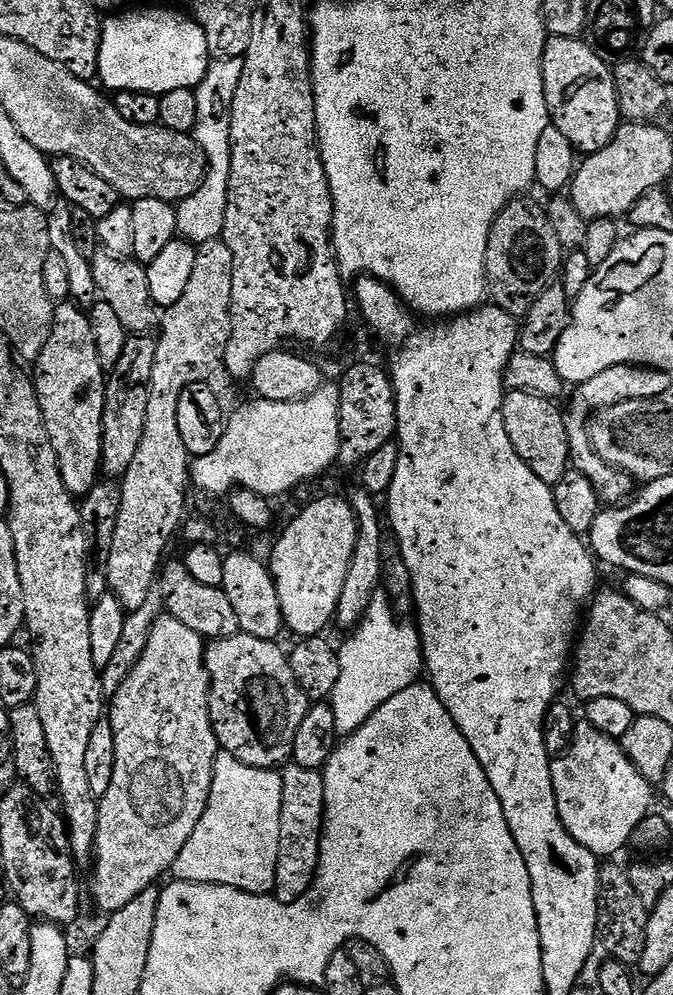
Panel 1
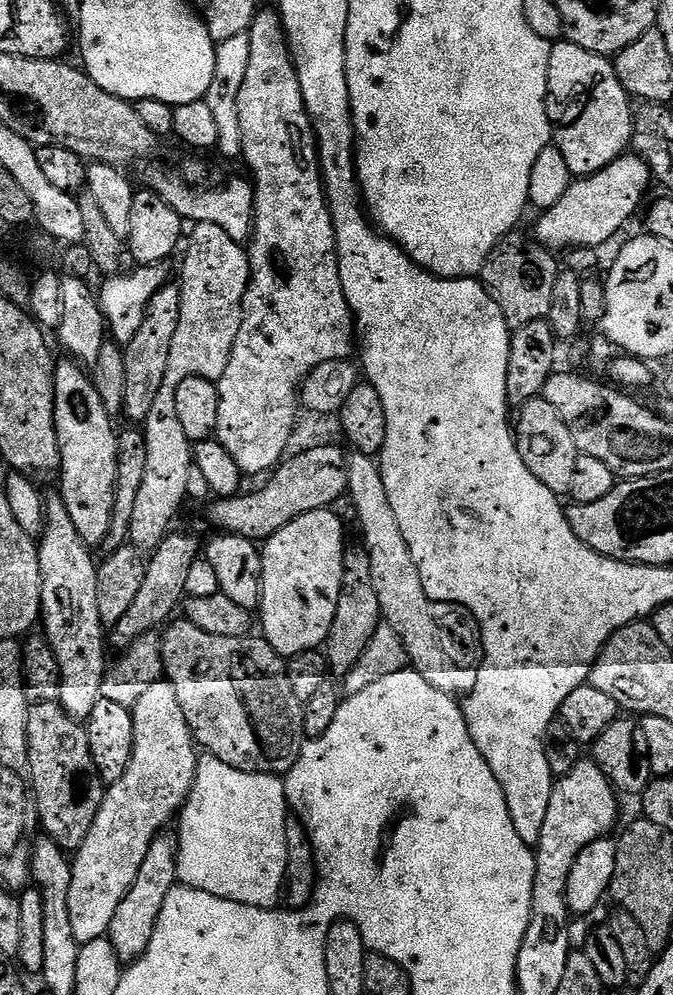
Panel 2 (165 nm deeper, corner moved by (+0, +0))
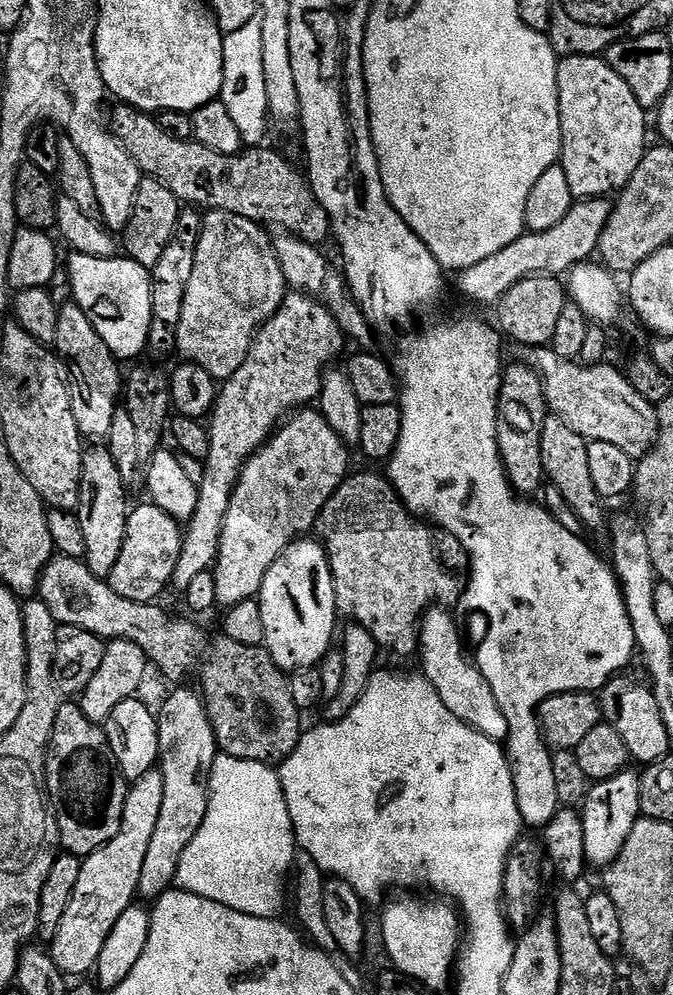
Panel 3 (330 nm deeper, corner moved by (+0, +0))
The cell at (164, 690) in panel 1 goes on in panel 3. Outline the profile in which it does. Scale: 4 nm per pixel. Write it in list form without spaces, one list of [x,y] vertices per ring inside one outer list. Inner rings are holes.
[[[155,787],[142,789],[140,796],[136,790],[129,791],[128,800],[124,803],[124,823],[120,825],[116,864],[108,868],[108,848],[99,848],[94,854],[83,857],[77,885],[59,913],[60,925],[56,928],[50,949],[52,961],[65,977],[73,978],[95,969],[102,946],[106,946],[106,938],[110,938],[118,918],[122,918],[126,909],[133,907],[132,895],[135,897],[138,892],[136,875],[137,865],[142,859],[141,849],[152,837],[159,809],[160,794]]]

